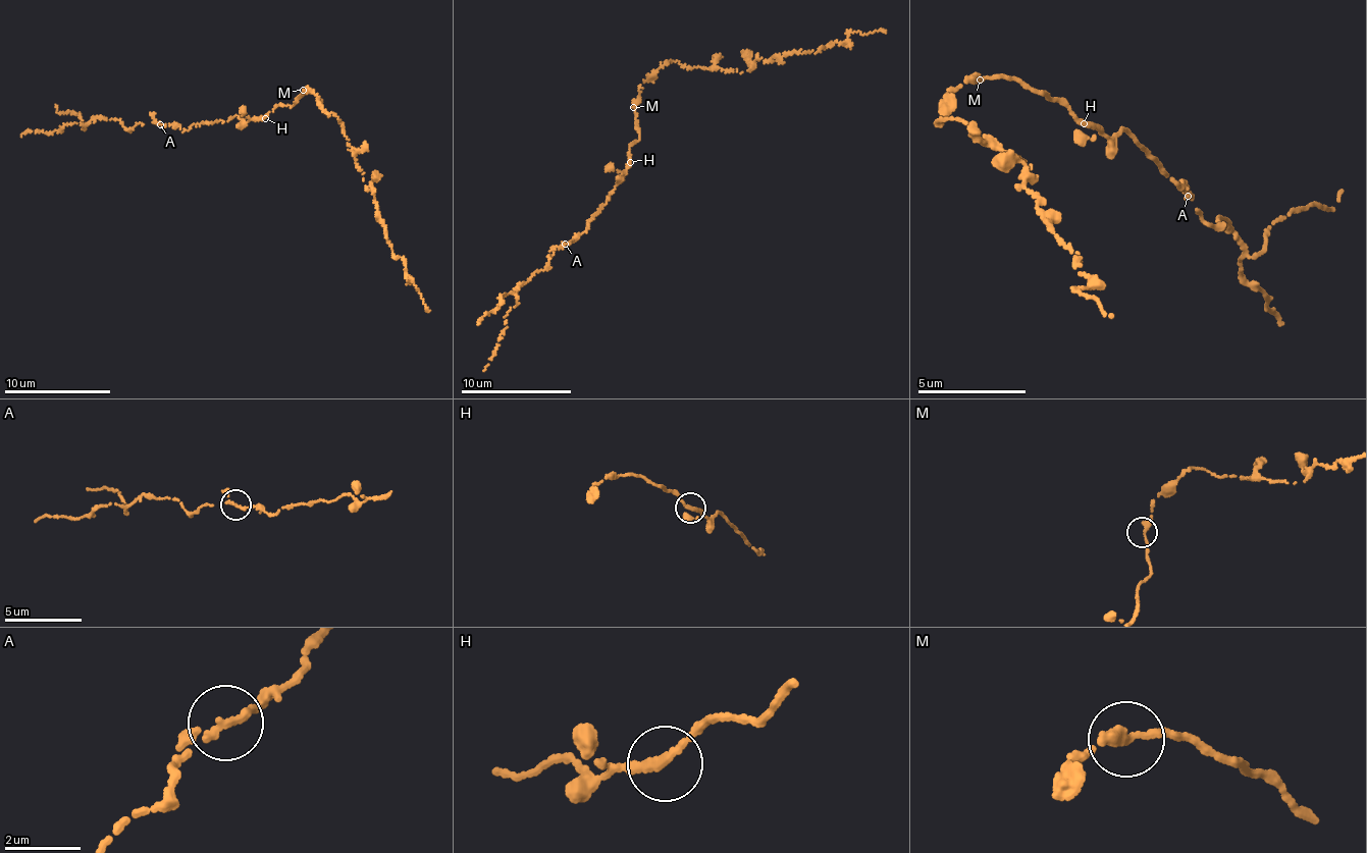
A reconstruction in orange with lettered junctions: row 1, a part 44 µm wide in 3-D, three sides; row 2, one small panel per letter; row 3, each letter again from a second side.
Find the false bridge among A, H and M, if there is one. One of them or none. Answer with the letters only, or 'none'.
none

